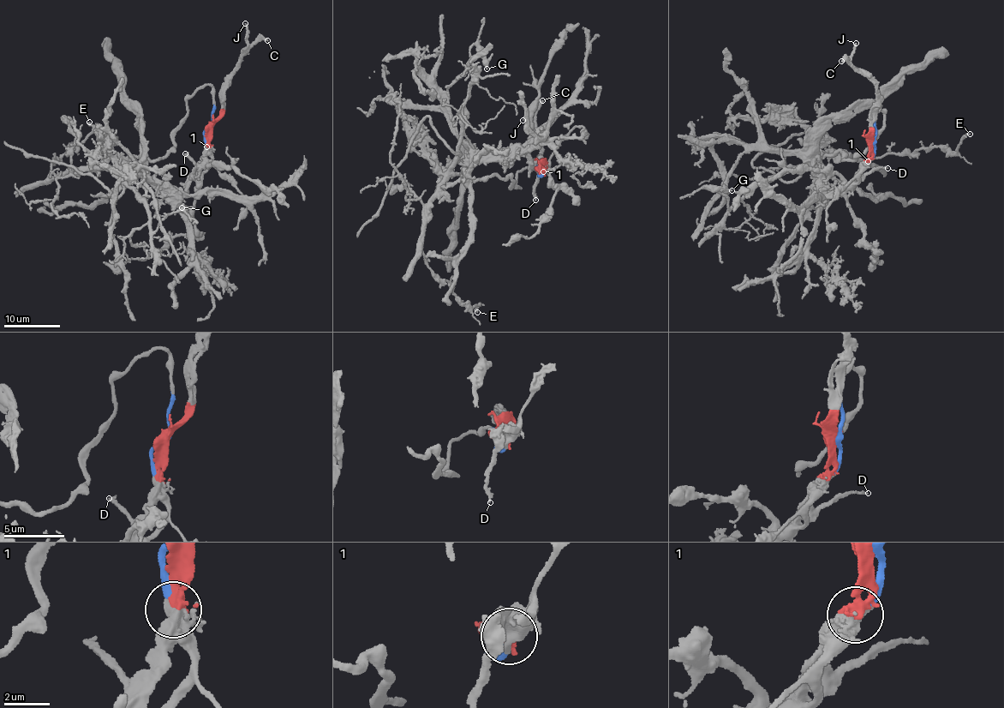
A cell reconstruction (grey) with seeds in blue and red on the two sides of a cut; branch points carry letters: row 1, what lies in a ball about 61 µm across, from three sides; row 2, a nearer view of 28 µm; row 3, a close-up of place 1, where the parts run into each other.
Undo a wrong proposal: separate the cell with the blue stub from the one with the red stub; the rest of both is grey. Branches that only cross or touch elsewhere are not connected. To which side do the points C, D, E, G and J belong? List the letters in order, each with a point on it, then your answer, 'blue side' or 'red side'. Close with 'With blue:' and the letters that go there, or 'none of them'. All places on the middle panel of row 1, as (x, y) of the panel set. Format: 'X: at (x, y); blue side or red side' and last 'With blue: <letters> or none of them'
C: at (542, 100); red side
D: at (535, 200); red side
E: at (477, 312); blue side
G: at (487, 68); blue side
J: at (522, 120); red side
With blue: E, G

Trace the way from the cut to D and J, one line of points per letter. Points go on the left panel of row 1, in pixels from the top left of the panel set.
D: (211, 126), (208, 142), (200, 160), (196, 164), (185, 153)
J: (211, 126), (218, 118), (222, 92), (230, 81), (230, 74), (248, 44), (245, 23)

